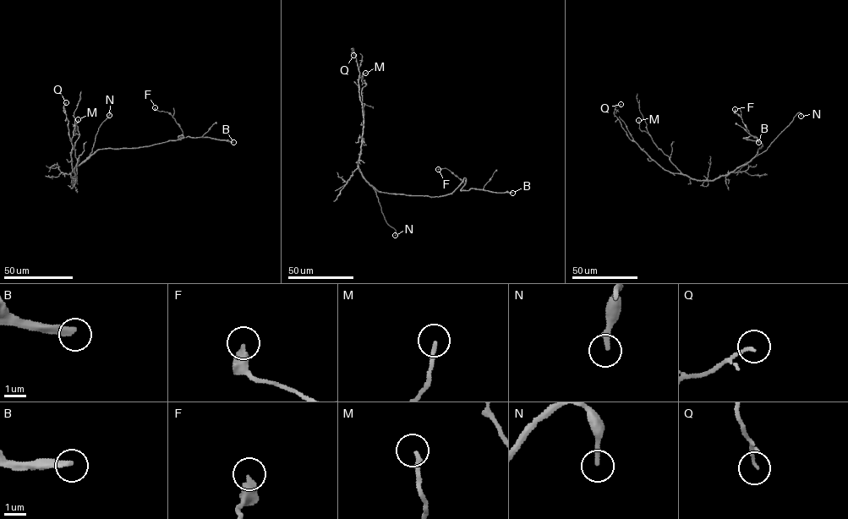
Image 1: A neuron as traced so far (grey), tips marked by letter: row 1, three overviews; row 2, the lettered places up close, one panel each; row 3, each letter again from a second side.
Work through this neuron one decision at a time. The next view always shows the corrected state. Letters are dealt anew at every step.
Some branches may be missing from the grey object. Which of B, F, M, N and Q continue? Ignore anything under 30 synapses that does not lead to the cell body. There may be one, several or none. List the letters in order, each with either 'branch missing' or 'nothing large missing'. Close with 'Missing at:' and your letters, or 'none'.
B: branch missing
F: nothing large missing
M: nothing large missing
N: branch missing
Q: nothing large missing
Missing at: B, N

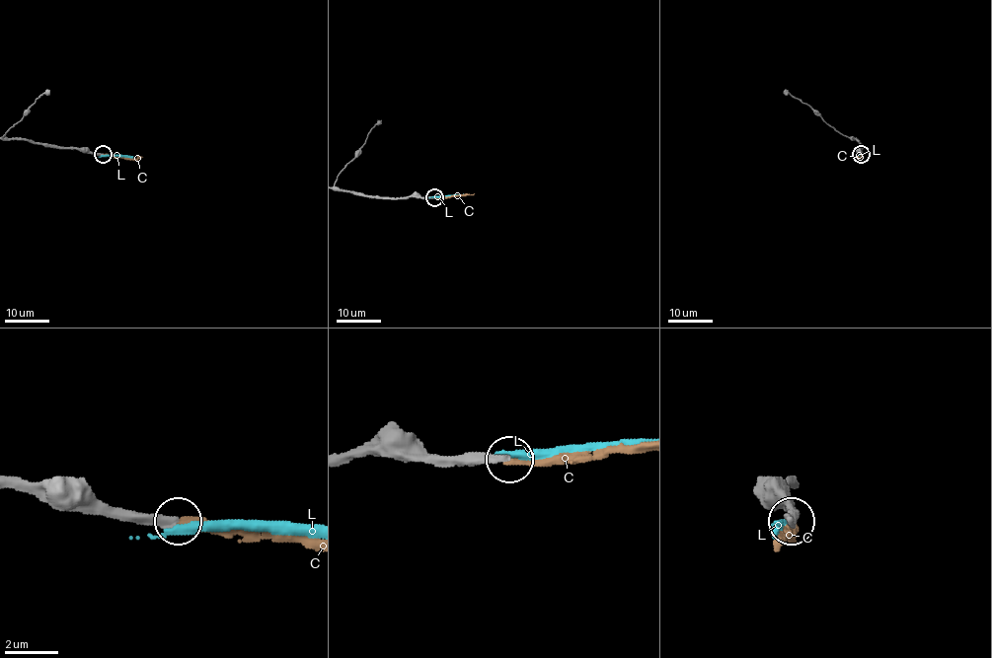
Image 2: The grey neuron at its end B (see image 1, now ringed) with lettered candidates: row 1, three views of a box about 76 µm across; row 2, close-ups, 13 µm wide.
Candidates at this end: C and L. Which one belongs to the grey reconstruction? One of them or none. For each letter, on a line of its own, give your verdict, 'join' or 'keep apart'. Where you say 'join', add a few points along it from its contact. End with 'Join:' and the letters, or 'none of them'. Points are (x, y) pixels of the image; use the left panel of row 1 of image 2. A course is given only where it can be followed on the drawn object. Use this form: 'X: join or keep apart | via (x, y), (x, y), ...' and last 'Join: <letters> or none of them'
C: join | via (103, 154), (142, 157)
L: keep apart
Join: C

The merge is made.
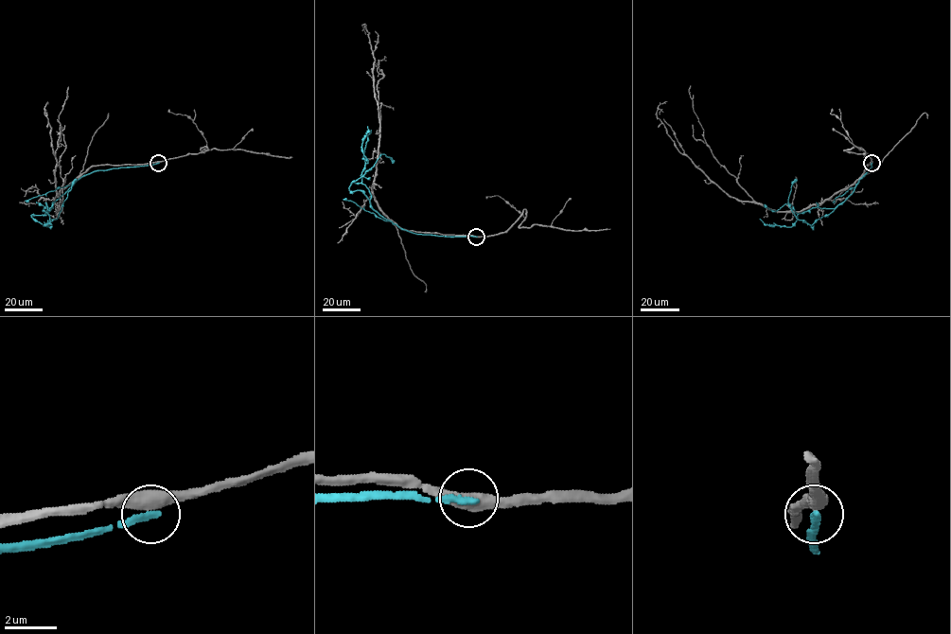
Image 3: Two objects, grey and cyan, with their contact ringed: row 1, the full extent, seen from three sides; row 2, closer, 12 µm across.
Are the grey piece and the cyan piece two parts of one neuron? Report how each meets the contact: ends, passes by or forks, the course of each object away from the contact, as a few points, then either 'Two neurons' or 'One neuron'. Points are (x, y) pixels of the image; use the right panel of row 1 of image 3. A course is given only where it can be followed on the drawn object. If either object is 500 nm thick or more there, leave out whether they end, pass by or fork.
Course of grey: (871, 163), (854, 184), (820, 202), (771, 211), (727, 195), (682, 154), (657, 115), (666, 101). Course of cyan: (871, 163), (853, 191), (811, 225), (797, 218), (789, 207), (788, 198), (796, 179). Two neurons

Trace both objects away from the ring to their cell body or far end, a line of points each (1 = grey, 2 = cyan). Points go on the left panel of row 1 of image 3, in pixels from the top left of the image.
1: (158, 162), (91, 166), (59, 192), (54, 201), (59, 210), (57, 159), (44, 114), (47, 102)
2: (158, 163), (98, 169), (84, 174), (57, 199), (46, 213), (32, 217), (44, 224), (56, 219), (76, 178)

